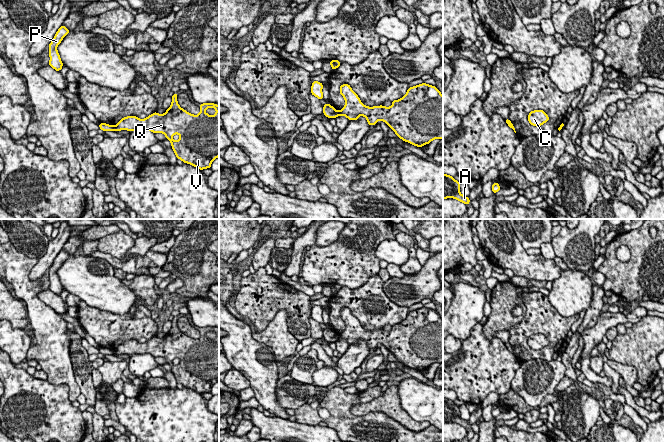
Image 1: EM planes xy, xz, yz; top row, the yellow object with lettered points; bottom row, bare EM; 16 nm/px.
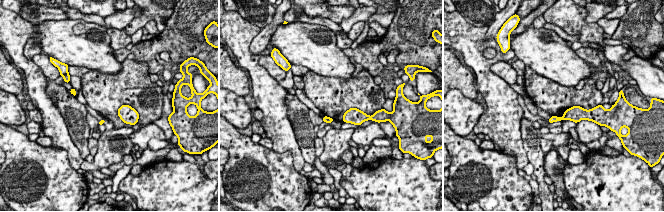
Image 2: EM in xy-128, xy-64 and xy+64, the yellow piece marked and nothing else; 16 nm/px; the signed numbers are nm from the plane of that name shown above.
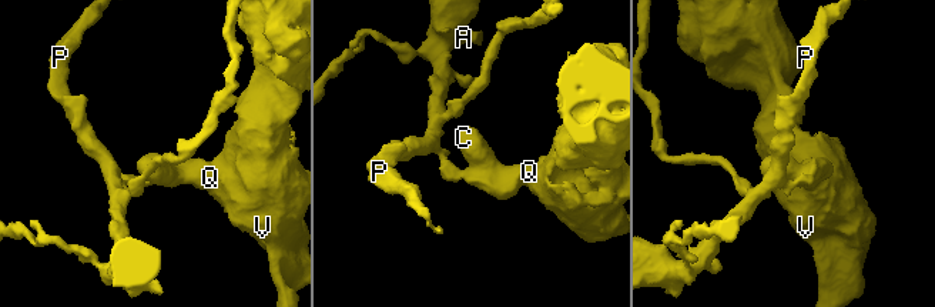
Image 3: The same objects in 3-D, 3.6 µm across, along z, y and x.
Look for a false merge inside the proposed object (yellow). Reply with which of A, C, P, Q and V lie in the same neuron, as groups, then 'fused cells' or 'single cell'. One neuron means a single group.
A P / C Q V; fused cells

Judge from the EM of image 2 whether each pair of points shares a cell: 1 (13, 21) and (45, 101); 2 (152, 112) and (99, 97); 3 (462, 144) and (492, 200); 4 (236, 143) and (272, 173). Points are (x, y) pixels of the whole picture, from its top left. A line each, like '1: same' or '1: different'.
1: same
2: same
3: same
4: same

